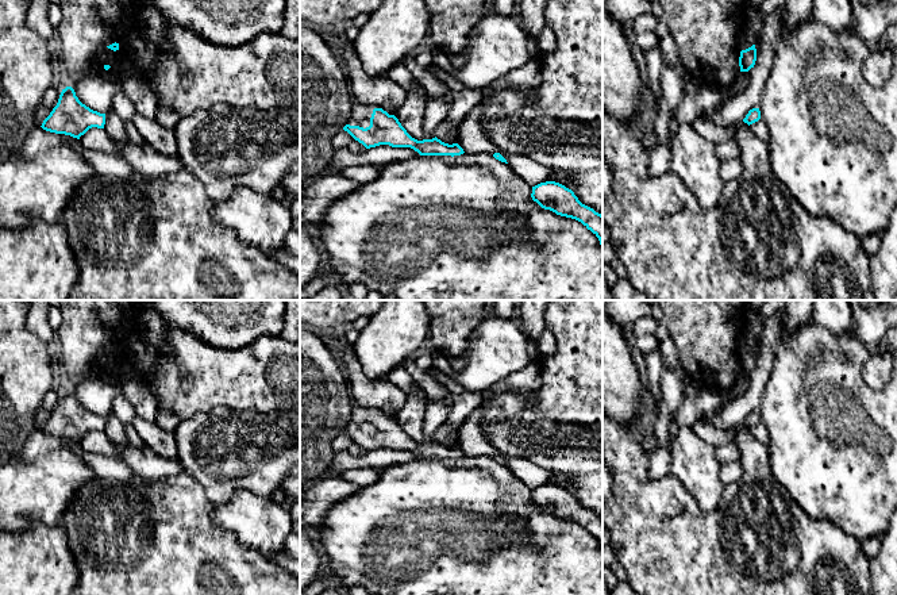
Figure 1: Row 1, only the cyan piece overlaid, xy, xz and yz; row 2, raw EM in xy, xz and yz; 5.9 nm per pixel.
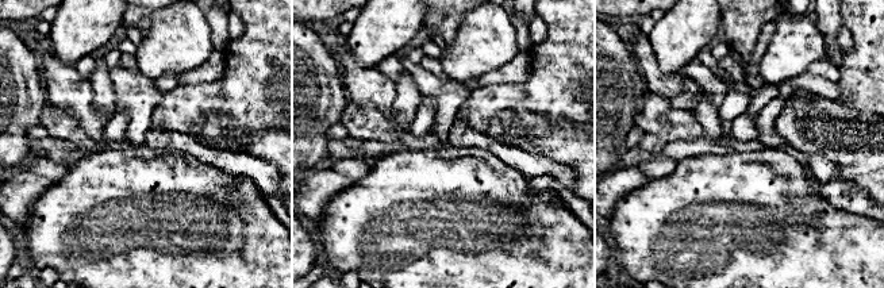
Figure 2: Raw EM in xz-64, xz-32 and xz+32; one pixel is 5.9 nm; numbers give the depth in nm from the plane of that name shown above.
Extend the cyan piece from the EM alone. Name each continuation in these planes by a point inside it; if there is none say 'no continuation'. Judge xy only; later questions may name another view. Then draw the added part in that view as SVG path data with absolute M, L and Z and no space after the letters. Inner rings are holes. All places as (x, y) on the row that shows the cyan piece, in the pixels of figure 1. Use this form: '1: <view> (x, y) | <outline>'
no continuation

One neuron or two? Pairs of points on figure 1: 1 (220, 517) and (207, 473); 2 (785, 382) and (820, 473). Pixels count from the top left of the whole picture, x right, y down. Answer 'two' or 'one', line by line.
1: two
2: one

